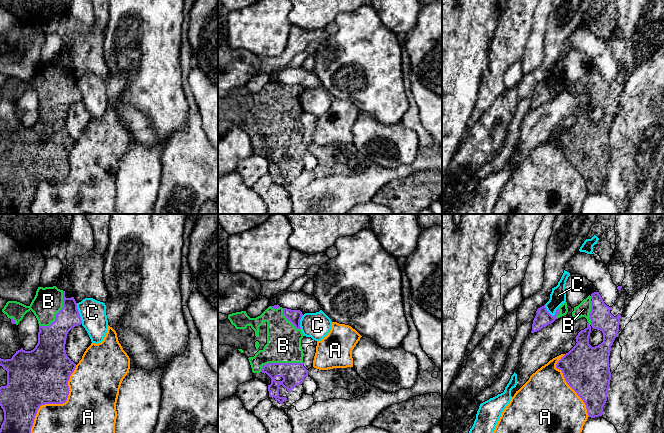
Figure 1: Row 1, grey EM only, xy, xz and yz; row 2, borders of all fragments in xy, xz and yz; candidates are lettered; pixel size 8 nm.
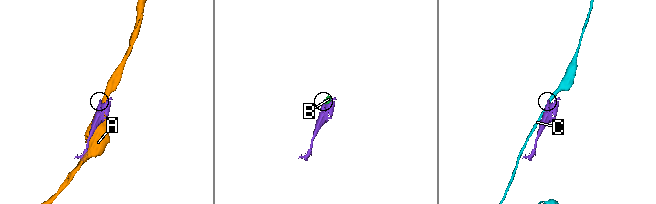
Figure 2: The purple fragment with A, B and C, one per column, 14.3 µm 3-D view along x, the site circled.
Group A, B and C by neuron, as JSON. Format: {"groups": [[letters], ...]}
{"groups": [["A"], ["B"], ["C"]]}

